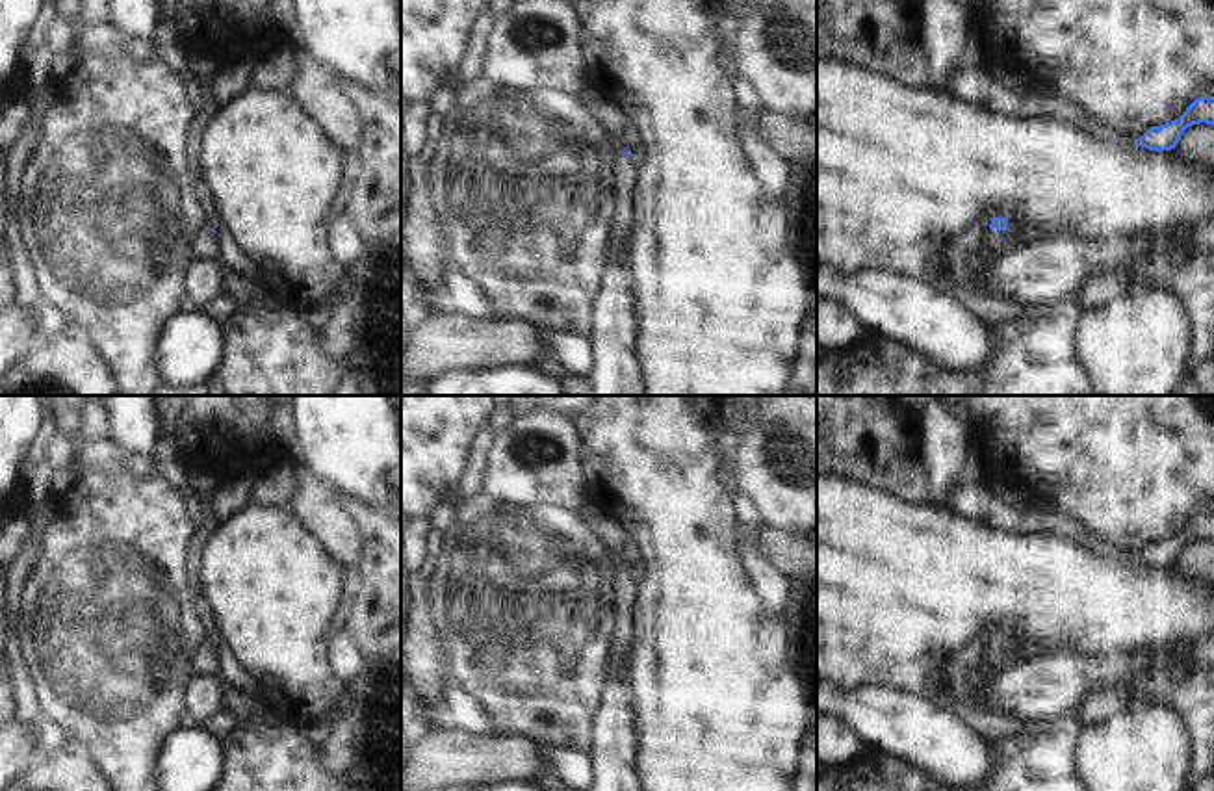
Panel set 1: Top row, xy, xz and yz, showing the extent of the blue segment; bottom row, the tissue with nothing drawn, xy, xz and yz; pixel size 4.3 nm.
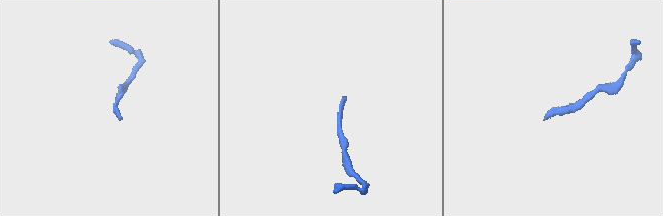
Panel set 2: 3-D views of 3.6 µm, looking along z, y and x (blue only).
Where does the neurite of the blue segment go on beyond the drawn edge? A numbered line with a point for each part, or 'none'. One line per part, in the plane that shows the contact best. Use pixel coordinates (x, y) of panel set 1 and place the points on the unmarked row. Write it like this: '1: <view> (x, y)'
1: yz (997, 660)

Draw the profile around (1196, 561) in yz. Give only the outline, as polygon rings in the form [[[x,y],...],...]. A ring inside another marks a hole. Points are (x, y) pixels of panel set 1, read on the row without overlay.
[[[1207,538],[1188,542],[1175,563],[1175,572],[1214,590],[1214,542]]]

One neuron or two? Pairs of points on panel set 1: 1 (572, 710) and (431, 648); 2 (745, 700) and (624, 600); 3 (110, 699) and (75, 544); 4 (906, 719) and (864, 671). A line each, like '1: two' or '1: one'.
1: two
2: two
3: one
4: two

